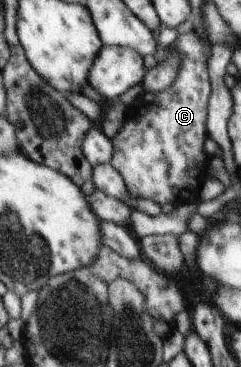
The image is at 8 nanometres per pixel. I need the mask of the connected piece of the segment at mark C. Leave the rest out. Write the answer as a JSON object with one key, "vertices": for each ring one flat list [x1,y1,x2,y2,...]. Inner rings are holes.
{"vertices":[[194,31,179,33,168,48,155,55,156,61,169,57,173,47,181,57,177,79,159,93,145,90,130,104,126,122,110,139,115,155,110,165,123,177,133,198,149,199,161,206,173,203,176,207,198,202,203,184,209,178,210,156,204,144,208,139,205,123,211,95,207,61,212,45]]}

